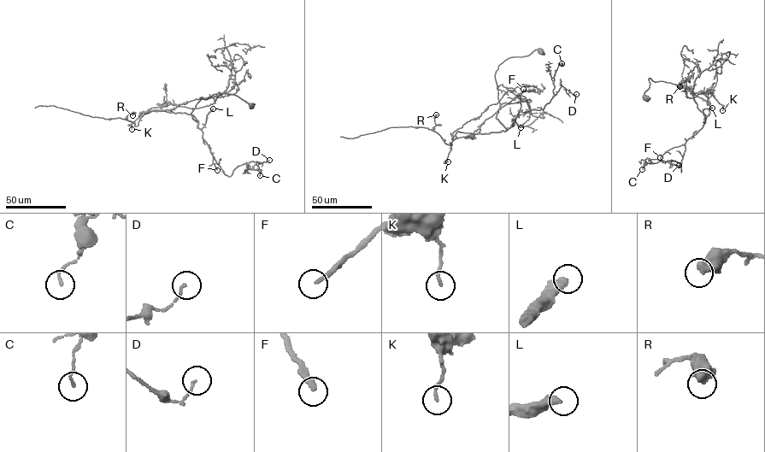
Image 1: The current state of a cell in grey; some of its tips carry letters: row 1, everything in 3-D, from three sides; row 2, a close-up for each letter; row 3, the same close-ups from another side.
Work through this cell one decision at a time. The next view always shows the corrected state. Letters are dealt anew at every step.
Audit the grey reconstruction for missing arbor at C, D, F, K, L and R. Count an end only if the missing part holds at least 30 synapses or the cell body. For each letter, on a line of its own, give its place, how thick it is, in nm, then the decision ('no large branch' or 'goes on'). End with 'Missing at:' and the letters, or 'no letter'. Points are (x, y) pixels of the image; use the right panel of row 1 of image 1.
C: (642, 169) | 130 nm | no large branch
D: (679, 165) | 100 nm | no large branch
F: (660, 157) | 240 nm | goes on
K: (722, 110) | 130 nm | no large branch
L: (712, 108) | 360 nm | goes on
R: (679, 86) | 600 nm | no large branch
Missing at: F, L

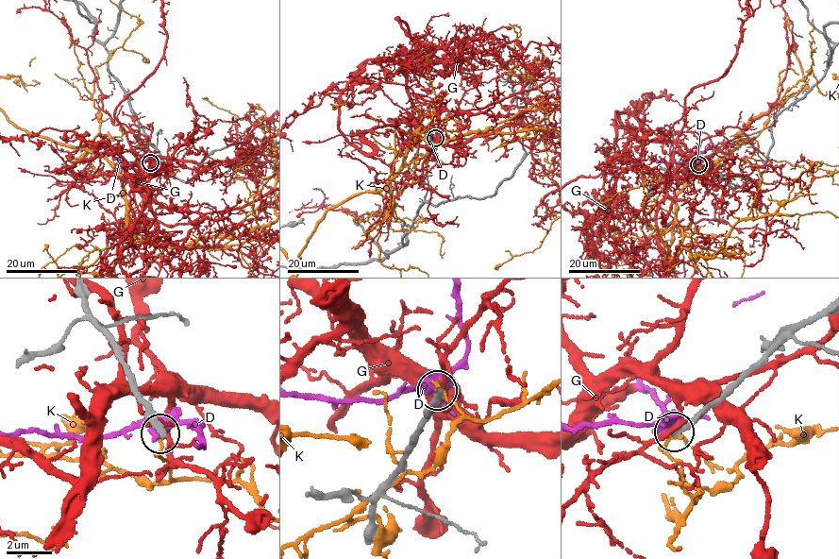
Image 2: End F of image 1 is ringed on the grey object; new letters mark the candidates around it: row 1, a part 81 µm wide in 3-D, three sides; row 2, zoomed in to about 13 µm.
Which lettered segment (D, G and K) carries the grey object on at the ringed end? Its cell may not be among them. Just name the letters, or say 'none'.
none

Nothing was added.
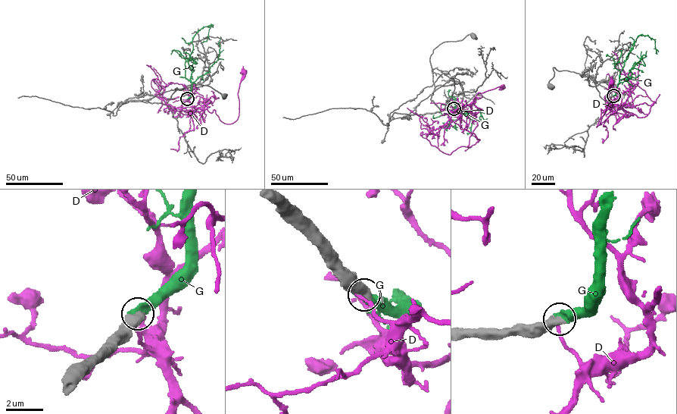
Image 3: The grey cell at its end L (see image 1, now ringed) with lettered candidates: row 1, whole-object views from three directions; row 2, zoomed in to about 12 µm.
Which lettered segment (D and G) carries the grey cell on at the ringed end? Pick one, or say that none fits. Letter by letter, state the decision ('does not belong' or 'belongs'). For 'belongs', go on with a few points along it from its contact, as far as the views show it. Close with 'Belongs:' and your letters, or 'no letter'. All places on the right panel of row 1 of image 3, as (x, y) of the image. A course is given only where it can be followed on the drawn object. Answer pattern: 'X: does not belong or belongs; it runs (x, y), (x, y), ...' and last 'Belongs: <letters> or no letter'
D: does not belong
G: belongs; it runs (613, 95), (616, 93), (624, 61), (638, 36), (648, 36), (653, 39), (655, 53)
Belongs: G

